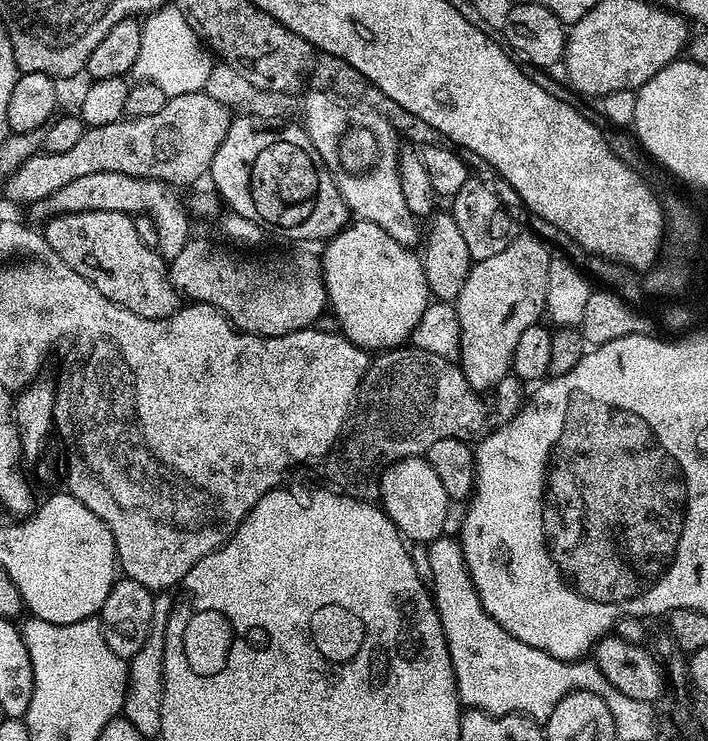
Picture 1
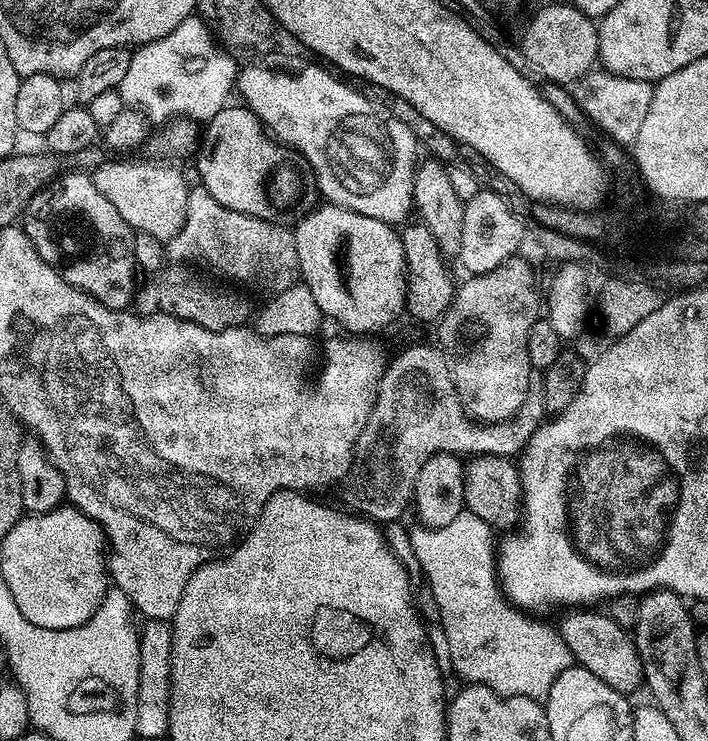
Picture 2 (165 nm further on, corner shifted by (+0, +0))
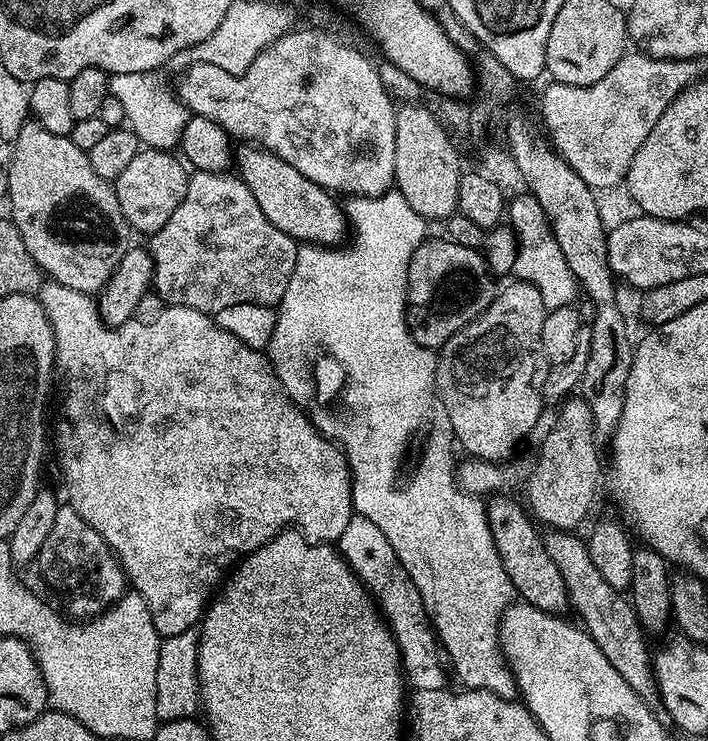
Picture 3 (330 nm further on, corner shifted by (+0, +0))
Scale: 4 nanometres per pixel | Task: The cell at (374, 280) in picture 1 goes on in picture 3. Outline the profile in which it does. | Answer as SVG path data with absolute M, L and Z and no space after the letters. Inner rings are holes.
M244 142L235 149L234 164L238 169L240 179L246 182L250 194L262 206L262 214L278 226L287 236L297 242L318 244L321 246L336 246L349 231L350 225L345 209L339 204L337 197L328 189L310 182L290 162L282 162L272 152L257 146L252 142Z

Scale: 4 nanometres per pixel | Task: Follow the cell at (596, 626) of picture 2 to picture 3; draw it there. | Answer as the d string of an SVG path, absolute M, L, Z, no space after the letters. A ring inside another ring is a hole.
M508 494L493 495L486 504L488 509L488 525L492 531L492 537L494 538L498 554L502 558L502 566L510 578L513 593L523 603L533 604L534 607L543 612L551 612L553 614L563 613L565 611L563 608L567 609L570 604L566 582L562 578L558 566L554 566L554 558L550 558L548 548L544 545L542 539L542 532L539 532L541 529L534 523L533 517L529 515L525 507L522 504L521 506L518 501L511 500Z

